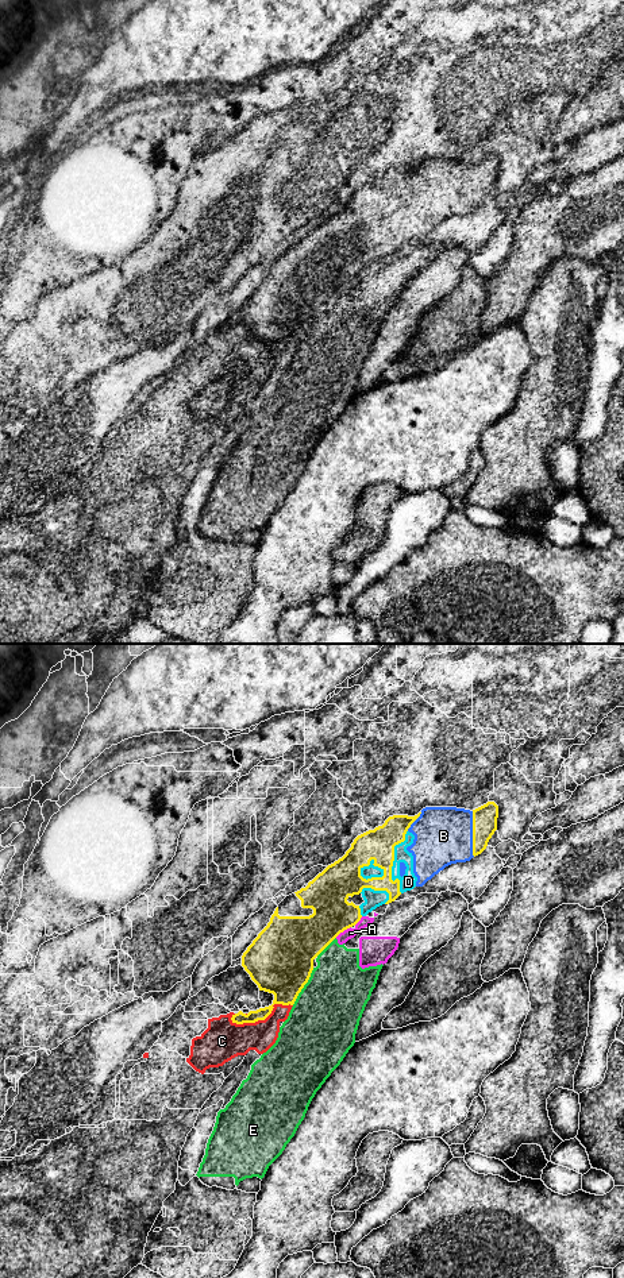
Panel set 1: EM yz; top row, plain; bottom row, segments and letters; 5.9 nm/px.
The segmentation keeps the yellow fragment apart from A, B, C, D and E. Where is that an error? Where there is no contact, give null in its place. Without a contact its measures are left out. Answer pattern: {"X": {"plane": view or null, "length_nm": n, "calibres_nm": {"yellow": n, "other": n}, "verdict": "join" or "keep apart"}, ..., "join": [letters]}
{"A": {"plane": "yz", "length_nm": 120, "calibres_nm": {"yellow": 280, "other": 70}, "verdict": "keep apart"}, "B": {"plane": "yz", "length_nm": 280, "calibres_nm": {"yellow": 140, "other": 340}, "verdict": "join"}, "C": {"plane": "yz", "length_nm": 380, "calibres_nm": {"yellow": 190, "other": 220}, "verdict": "join"}, "D": {"plane": "yz", "length_nm": 380, "calibres_nm": {"yellow": 190, "other": 100}, "verdict": "join"}, "E": {"plane": "yz", "length_nm": 260, "calibres_nm": {"yellow": 400, "other": 420}, "verdict": "keep apart"}, "join": ["B", "C", "D"]}

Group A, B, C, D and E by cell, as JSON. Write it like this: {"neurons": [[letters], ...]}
{"neurons": [["A", "E"], ["B", "C", "D"]]}

